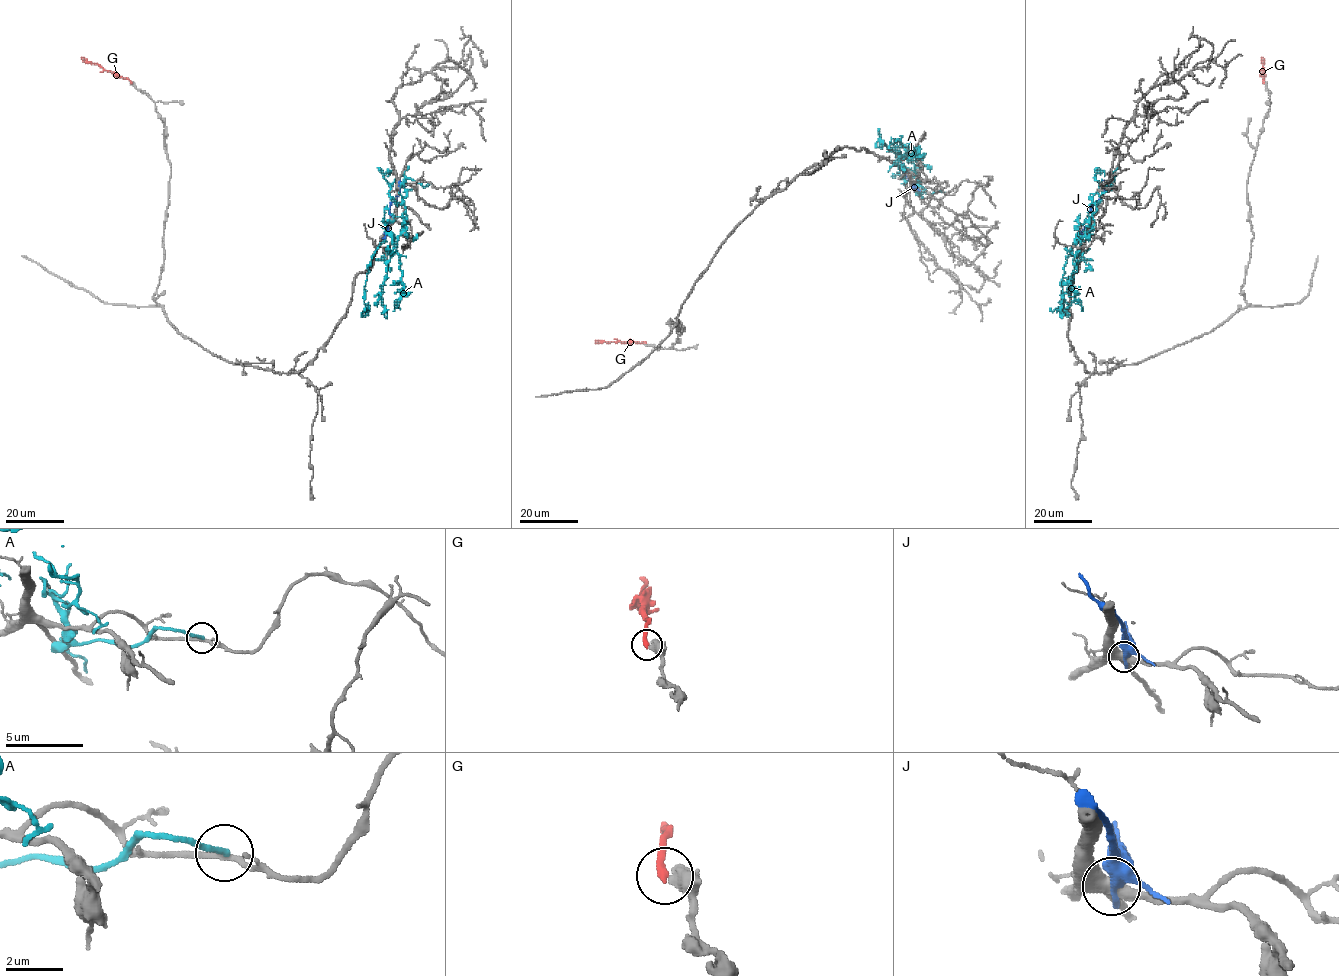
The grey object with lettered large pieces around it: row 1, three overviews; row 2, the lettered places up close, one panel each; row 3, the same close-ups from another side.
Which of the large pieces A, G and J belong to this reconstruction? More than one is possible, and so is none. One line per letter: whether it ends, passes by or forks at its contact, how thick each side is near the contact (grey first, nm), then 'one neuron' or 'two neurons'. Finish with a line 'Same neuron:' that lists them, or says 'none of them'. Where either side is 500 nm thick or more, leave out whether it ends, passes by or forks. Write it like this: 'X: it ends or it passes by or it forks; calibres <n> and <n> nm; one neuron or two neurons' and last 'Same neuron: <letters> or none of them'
A: it ends; calibres 200 and 220 nm; two neurons
G: calibres 600 and 280 nm; two neurons
J: calibres 550 and 550 nm; two neurons
Same neuron: none of them

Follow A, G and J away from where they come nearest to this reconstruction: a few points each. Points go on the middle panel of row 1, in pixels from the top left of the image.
A: (943, 192), (921, 193), (920, 181), (915, 179), (920, 165), (916, 167), (878, 141), (879, 129)
G: (645, 342), (594, 340)
J: (914, 189), (914, 183), (896, 154)

